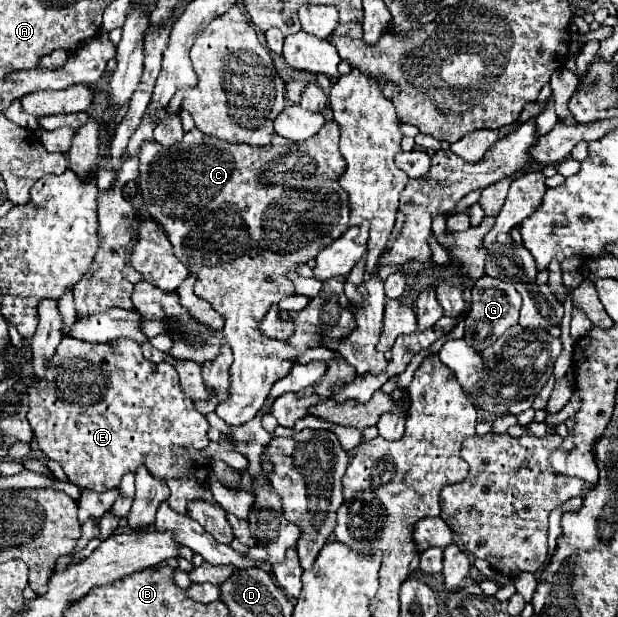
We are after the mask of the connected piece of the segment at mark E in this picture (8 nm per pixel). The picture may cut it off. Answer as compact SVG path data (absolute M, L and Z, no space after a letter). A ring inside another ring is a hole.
M65 337L45 365L45 377L33 377L33 383L29 385L27 419L39 449L47 459L57 461L63 467L69 483L103 493L117 487L127 471L135 473L139 465L145 465L151 469L153 477L161 477L161 481L169 485L171 497L167 503L171 509L177 509L177 513L185 515L187 503L193 497L207 497L213 501L207 485L209 461L199 449L187 445L207 445L209 423L205 415L195 409L193 401L181 391L173 365L147 361L137 341L121 339L105 345L85 345L85 341L73 341L73 337Z

